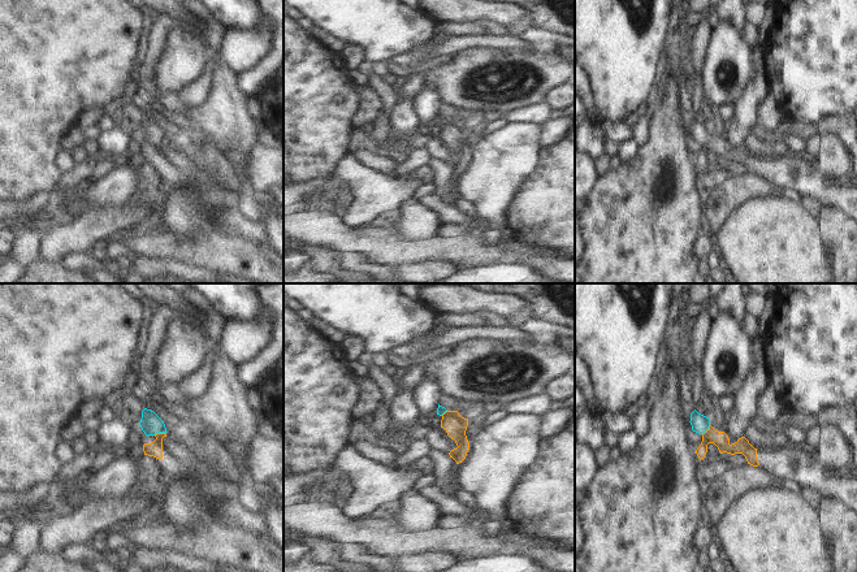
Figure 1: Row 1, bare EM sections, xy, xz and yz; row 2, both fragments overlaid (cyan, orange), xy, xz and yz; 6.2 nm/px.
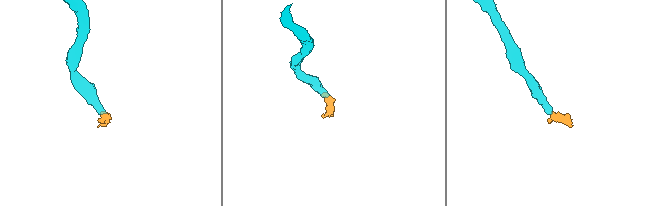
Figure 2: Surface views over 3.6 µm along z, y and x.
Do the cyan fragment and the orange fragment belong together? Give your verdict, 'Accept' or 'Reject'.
Accept

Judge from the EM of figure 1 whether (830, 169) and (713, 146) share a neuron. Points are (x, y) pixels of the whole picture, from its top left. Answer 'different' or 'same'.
different

